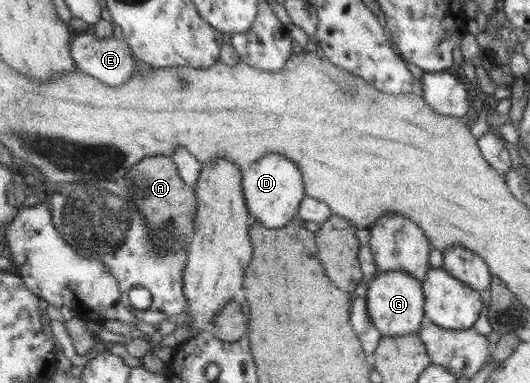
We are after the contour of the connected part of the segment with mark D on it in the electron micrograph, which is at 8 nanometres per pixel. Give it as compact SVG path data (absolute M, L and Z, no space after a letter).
M268 154L257 160L257 163L241 168L241 173L246 207L252 221L258 221L269 229L277 229L298 217L299 205L306 194L303 173L297 164L280 154Z

